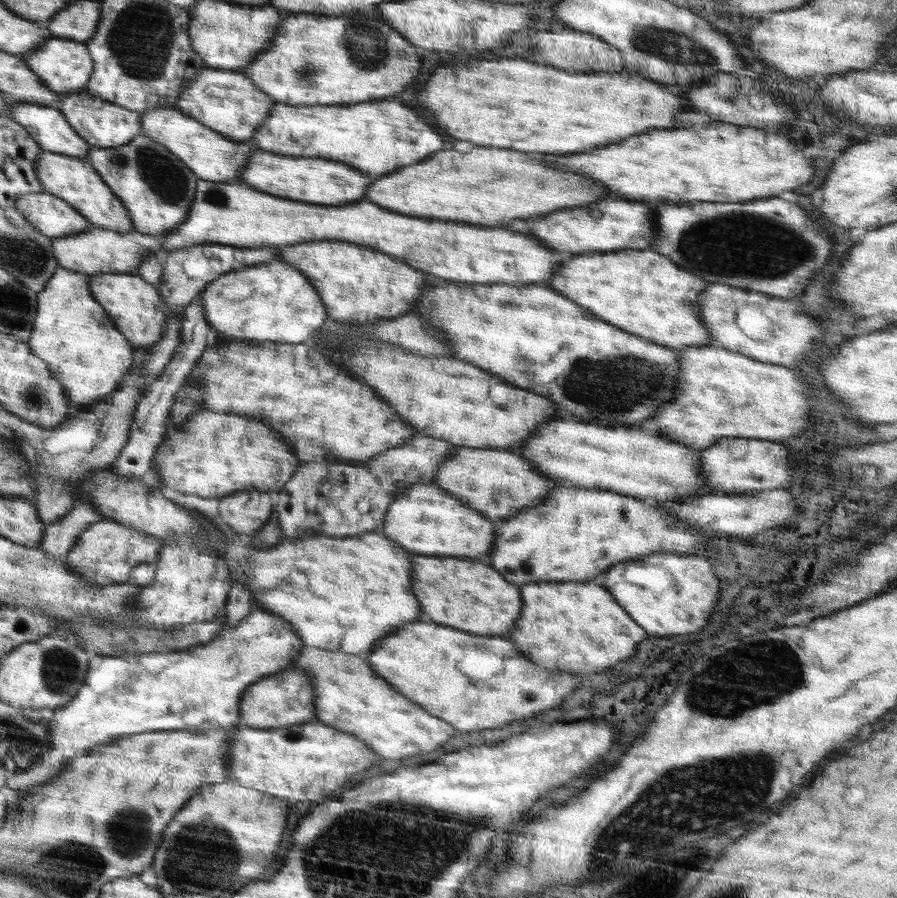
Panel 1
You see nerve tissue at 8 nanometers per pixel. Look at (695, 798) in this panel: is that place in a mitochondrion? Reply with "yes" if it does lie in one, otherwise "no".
yes

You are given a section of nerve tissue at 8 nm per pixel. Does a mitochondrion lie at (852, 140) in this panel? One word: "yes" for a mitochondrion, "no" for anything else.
no

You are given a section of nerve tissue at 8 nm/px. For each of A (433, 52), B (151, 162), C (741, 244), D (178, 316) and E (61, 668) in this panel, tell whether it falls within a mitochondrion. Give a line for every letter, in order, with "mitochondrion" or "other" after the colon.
A: other
B: mitochondrion
C: mitochondrion
D: other
E: mitochondrion

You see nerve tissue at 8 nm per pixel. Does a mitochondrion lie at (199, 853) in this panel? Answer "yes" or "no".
yes

